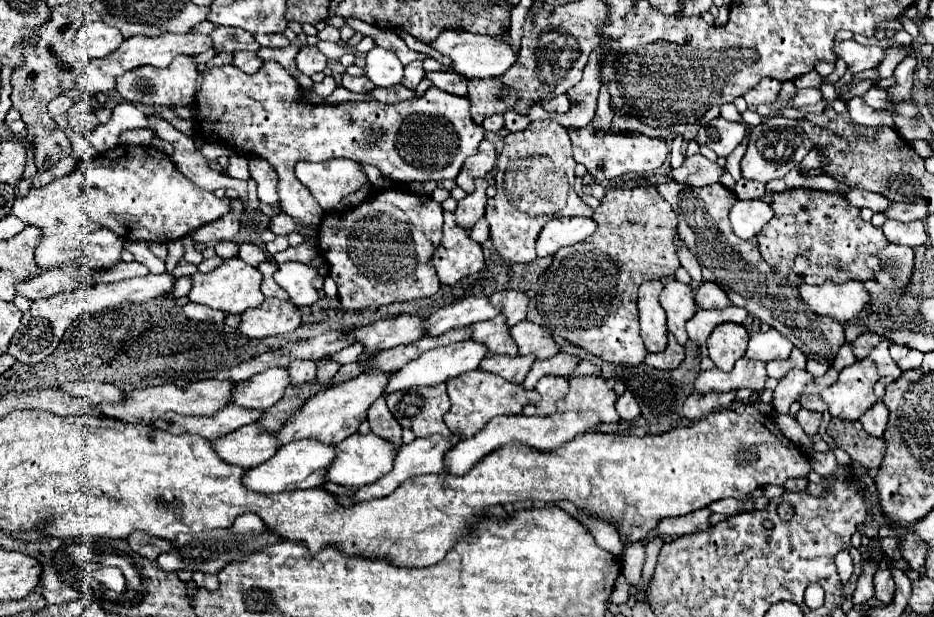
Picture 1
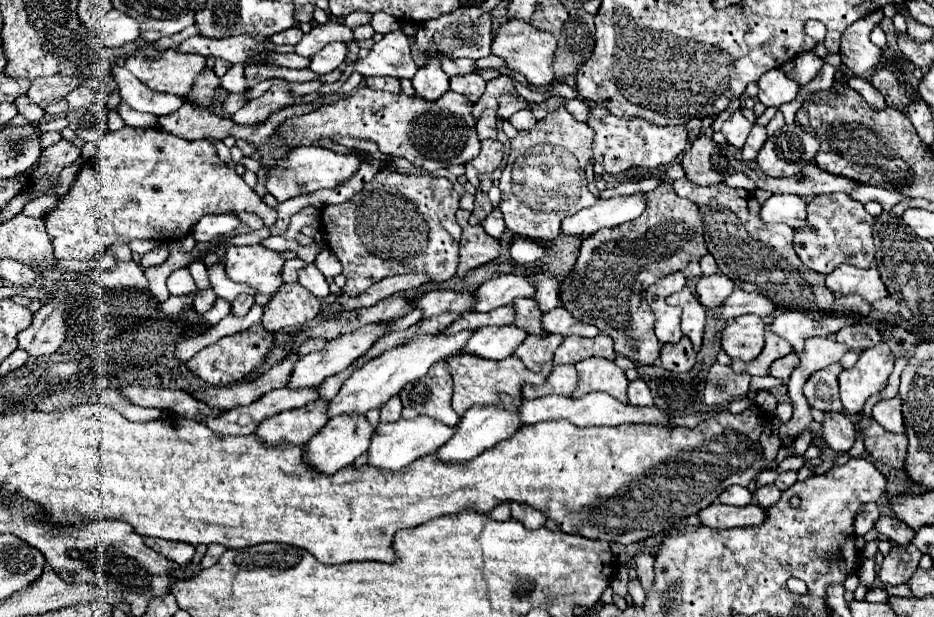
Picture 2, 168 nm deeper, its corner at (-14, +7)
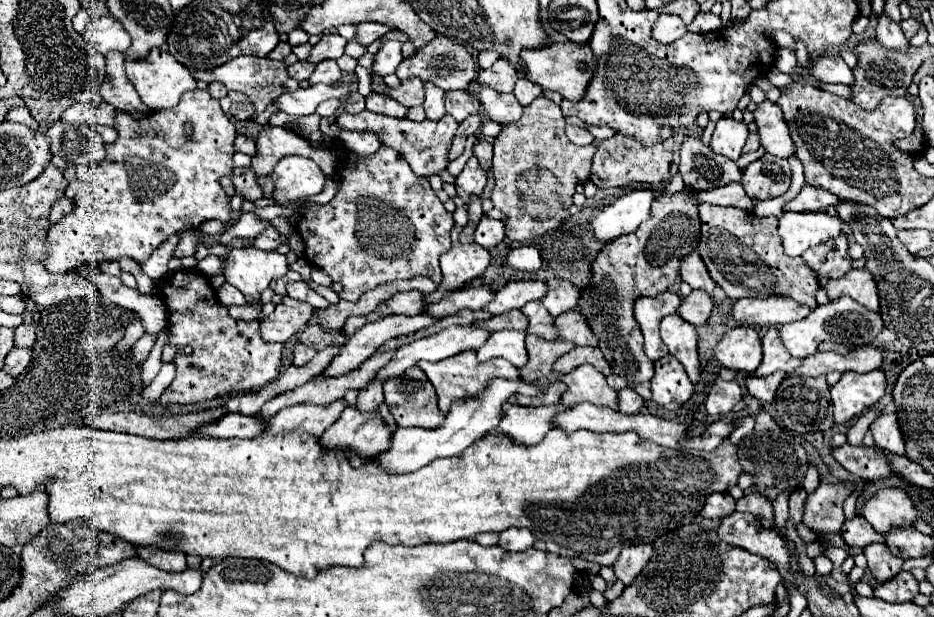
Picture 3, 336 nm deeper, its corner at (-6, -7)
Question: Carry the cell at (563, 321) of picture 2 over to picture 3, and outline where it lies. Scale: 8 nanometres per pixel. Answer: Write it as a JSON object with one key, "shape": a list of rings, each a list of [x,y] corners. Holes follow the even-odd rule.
{"shape":[[[576,310],[560,314],[554,324],[558,330],[558,340],[574,342],[576,346],[598,346],[598,338],[592,334],[588,324]]]}

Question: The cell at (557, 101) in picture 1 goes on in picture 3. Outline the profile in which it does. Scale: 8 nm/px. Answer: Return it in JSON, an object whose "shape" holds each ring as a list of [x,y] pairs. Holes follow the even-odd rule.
{"shape":[[[568,124],[566,126],[566,136],[570,138],[570,142],[572,144],[590,144],[592,140],[594,140],[594,136],[588,132],[588,130],[584,130],[584,128],[578,128],[578,126],[572,126],[572,124]]]}

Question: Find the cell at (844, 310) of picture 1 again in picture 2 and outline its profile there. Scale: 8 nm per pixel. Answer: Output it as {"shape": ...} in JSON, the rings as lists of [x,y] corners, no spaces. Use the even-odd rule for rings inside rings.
{"shape":[[[840,264],[832,274],[826,276],[826,286],[832,292],[840,292],[840,294],[856,292],[870,304],[888,296],[888,290],[880,280],[880,274],[876,268],[862,270],[850,264]]]}

